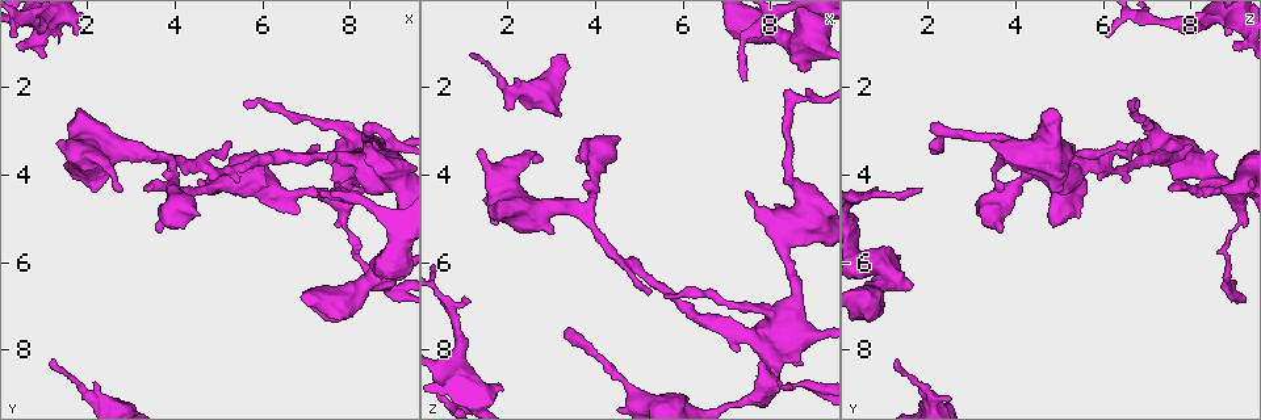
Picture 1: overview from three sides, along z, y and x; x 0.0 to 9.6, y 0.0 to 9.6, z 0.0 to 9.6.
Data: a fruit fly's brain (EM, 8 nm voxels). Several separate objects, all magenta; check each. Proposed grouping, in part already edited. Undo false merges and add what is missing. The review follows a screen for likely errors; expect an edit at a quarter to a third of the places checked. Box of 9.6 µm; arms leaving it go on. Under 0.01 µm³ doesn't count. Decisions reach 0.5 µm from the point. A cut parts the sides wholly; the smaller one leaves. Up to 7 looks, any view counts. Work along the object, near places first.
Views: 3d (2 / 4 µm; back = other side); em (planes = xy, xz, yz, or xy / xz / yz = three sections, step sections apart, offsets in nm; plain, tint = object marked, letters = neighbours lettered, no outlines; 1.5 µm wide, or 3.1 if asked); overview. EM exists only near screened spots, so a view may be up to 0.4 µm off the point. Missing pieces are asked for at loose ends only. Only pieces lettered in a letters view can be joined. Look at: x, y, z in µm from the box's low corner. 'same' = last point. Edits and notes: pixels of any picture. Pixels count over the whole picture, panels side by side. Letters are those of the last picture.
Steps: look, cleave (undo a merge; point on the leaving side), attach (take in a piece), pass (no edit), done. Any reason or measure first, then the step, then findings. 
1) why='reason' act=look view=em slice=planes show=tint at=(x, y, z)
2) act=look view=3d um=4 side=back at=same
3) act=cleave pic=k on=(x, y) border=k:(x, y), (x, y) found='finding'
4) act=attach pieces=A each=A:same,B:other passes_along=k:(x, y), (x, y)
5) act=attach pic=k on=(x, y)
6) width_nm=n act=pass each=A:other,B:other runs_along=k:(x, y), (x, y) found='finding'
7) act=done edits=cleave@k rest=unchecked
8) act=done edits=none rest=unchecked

why='calibre changes' act=look view=em slice=planes show=tint at=(8.15, 4.40, 8.15)

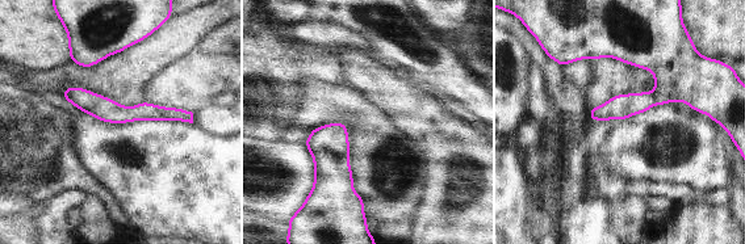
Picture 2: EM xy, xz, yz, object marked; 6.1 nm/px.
act=look view=em slice=planes show=letters at=same

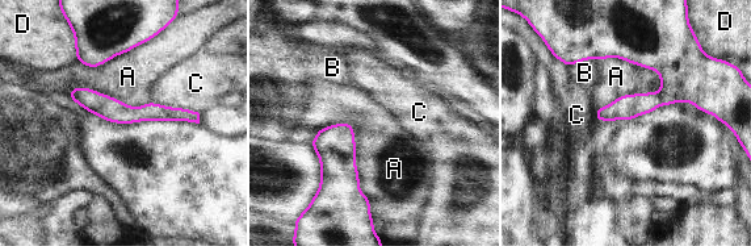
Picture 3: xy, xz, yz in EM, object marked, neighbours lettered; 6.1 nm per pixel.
act=pass each=A:other,B:other,C:other,D:other border=3:(661, 75), (658, 91), (595, 112) found='one neuron here'

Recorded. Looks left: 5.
why='free end' act=look view=em slice=planes show=letters at=(8.85, 6.55, 1.50)

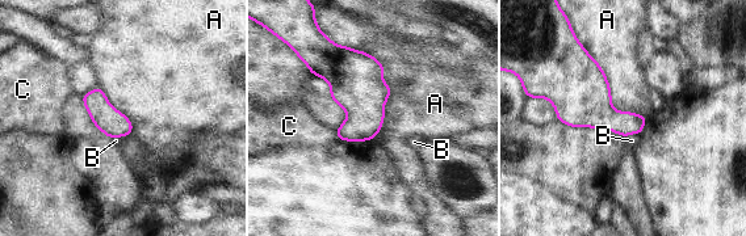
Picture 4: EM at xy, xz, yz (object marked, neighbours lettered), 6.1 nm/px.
act=pass each=A:other,B:other,C:other border=4:(578, 41), (611, 104), (648, 118) found='no lettered piece goes on from it'

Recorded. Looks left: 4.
why='an open end' act=look view=em slice=planes show=letters at=(1.75, 0.85, 8.75)

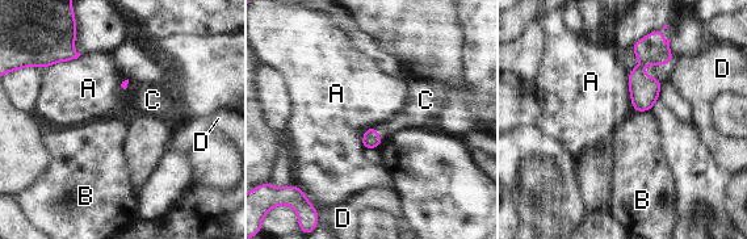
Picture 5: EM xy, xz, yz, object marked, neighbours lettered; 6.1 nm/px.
act=attach pieces=C each=A:other,B:other,C:same,D:other passes_along=5:(370, 139), (377, 133), (412, 116) found='the neuron continues'

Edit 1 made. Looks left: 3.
act=done edits=attach@5 rest=unchecked

